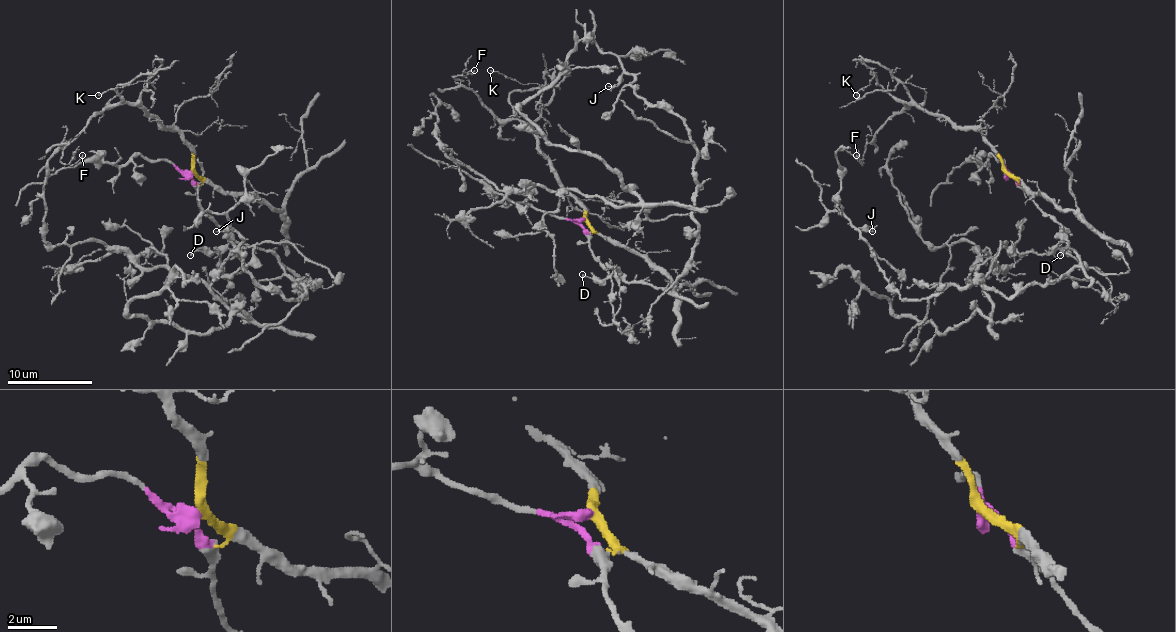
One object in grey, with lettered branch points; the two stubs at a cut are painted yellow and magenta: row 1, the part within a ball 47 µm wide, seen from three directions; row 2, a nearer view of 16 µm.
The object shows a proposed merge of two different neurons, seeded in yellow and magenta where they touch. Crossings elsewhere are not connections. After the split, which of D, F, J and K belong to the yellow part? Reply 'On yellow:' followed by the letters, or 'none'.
On yellow: F, K

